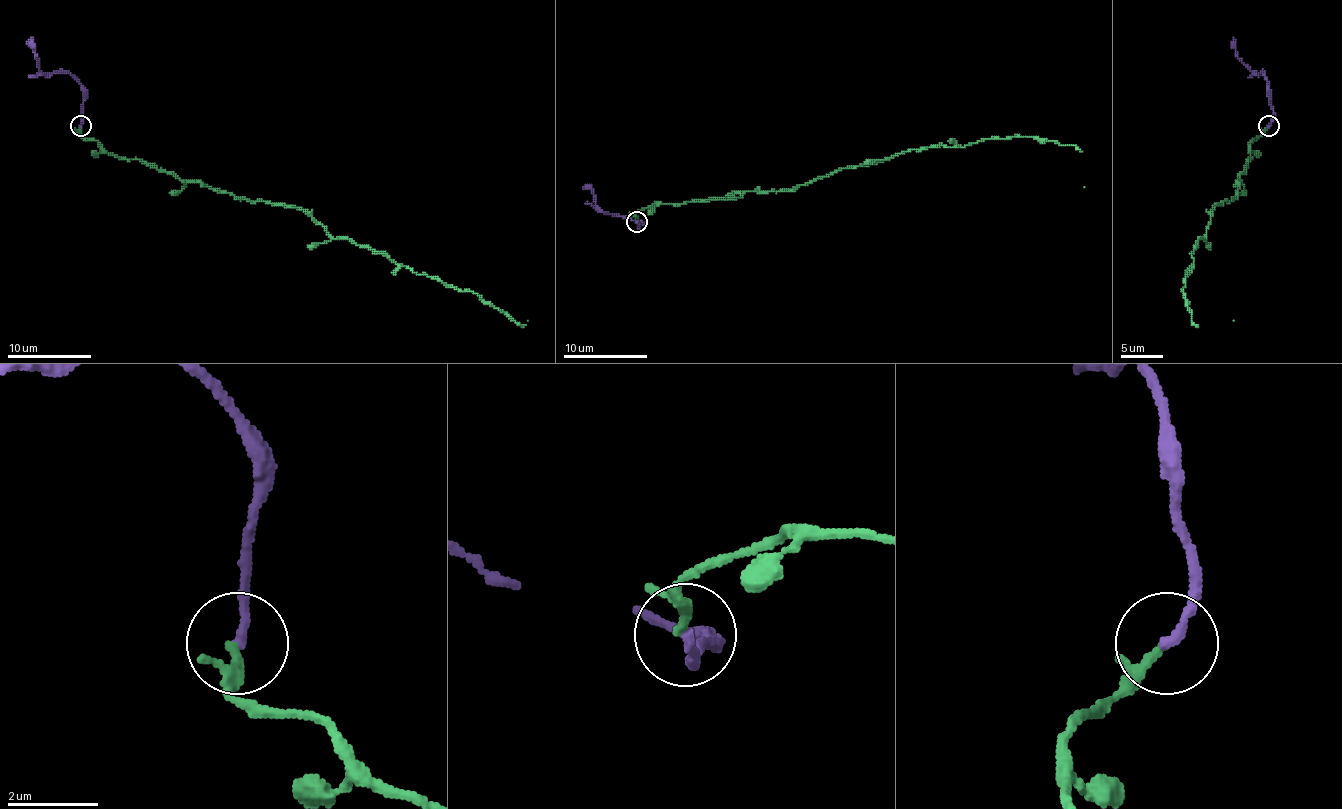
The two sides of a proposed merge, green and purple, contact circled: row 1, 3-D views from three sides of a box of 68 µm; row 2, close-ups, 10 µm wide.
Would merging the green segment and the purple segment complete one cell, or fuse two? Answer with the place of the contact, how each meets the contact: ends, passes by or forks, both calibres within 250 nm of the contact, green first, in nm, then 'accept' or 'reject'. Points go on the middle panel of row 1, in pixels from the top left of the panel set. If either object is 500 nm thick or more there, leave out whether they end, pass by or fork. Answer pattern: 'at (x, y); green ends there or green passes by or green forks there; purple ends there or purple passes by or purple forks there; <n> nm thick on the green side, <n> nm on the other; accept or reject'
at (637, 222); green passes by; purple ends there; 140 nm thick on the green side, 240 nm on the other; accept

